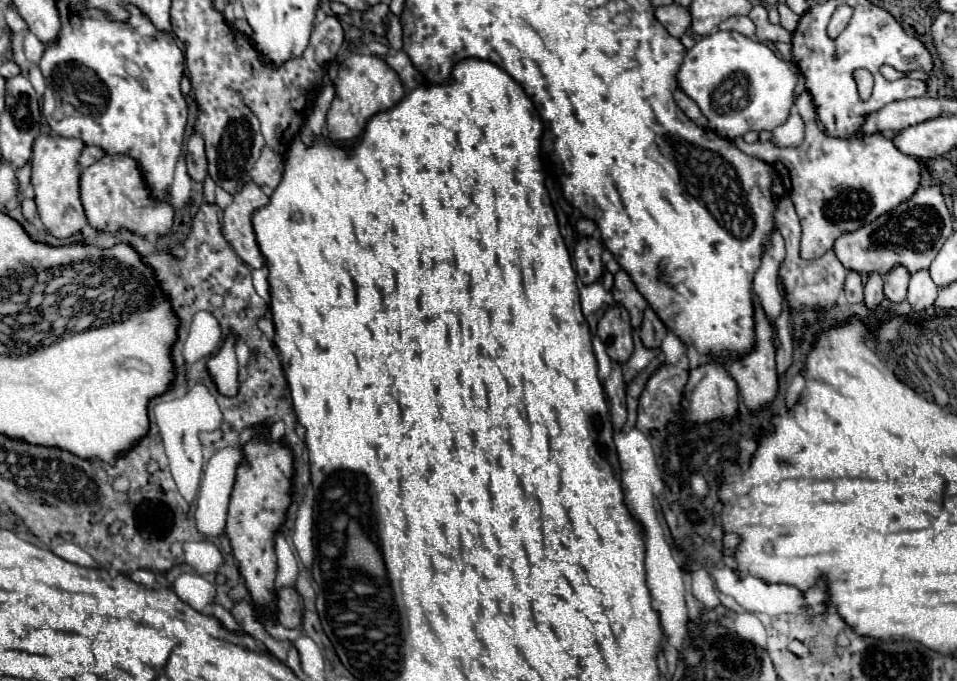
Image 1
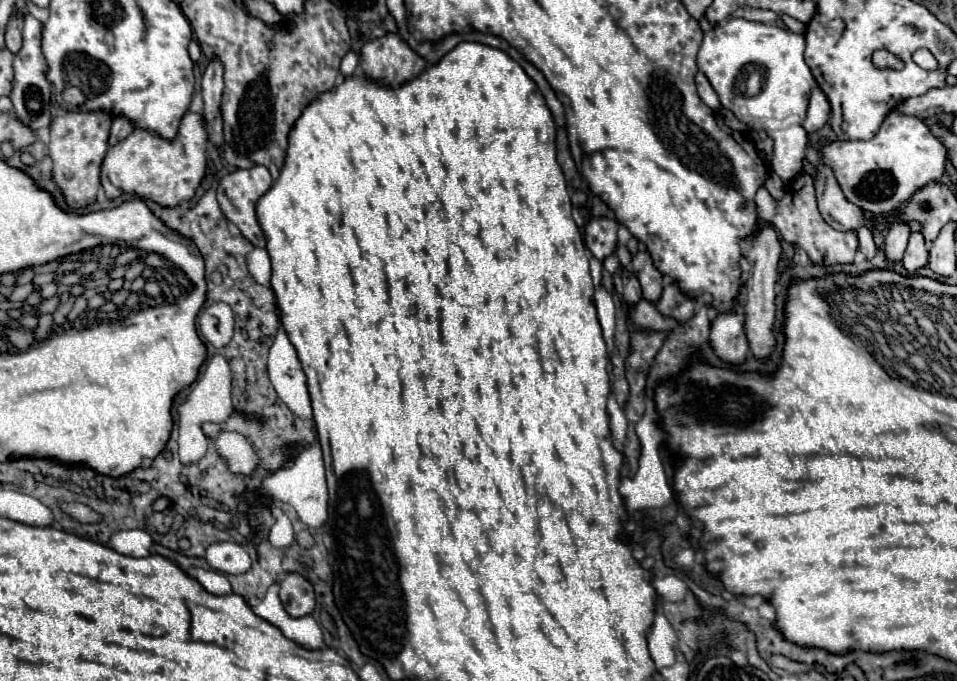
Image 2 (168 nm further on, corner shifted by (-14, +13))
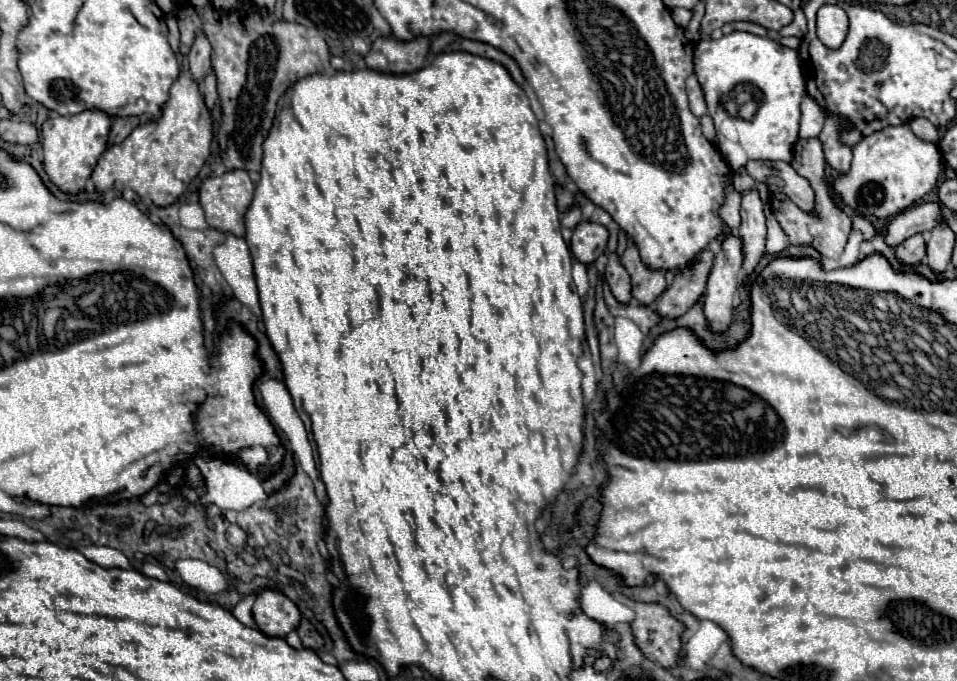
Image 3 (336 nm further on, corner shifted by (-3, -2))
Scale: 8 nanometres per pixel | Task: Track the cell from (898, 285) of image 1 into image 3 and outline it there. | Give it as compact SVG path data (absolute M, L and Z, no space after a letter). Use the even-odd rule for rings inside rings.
M916 234L908 240L904 240L898 248L896 248L896 258L902 266L916 266L924 260L926 256L926 246L924 246L924 236Z

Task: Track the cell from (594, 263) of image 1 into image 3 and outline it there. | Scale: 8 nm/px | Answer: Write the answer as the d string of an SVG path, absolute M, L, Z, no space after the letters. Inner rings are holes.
M580 222L574 228L570 250L582 264L592 264L600 254L604 254L608 242L608 230L594 222Z

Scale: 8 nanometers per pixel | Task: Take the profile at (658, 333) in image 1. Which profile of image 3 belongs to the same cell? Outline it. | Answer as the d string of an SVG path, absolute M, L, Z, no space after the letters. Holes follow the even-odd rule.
M704 250L690 268L678 272L672 278L672 284L652 304L654 312L666 320L684 316L688 308L692 308L700 298L700 294L704 292L710 268L712 268L712 252Z

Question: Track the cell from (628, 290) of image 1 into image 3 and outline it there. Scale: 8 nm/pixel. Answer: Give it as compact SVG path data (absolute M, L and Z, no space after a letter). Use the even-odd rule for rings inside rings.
M628 246L624 256L620 258L624 268L632 280L632 296L642 306L650 306L666 288L666 272L662 270L648 270L638 254L636 246Z

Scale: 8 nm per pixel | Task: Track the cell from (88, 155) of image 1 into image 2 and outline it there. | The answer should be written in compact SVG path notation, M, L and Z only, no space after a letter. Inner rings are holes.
M115 117L111 123L111 135L109 135L109 145L119 143L121 139L125 139L131 131L135 129L135 125L131 125L131 121L127 117Z

